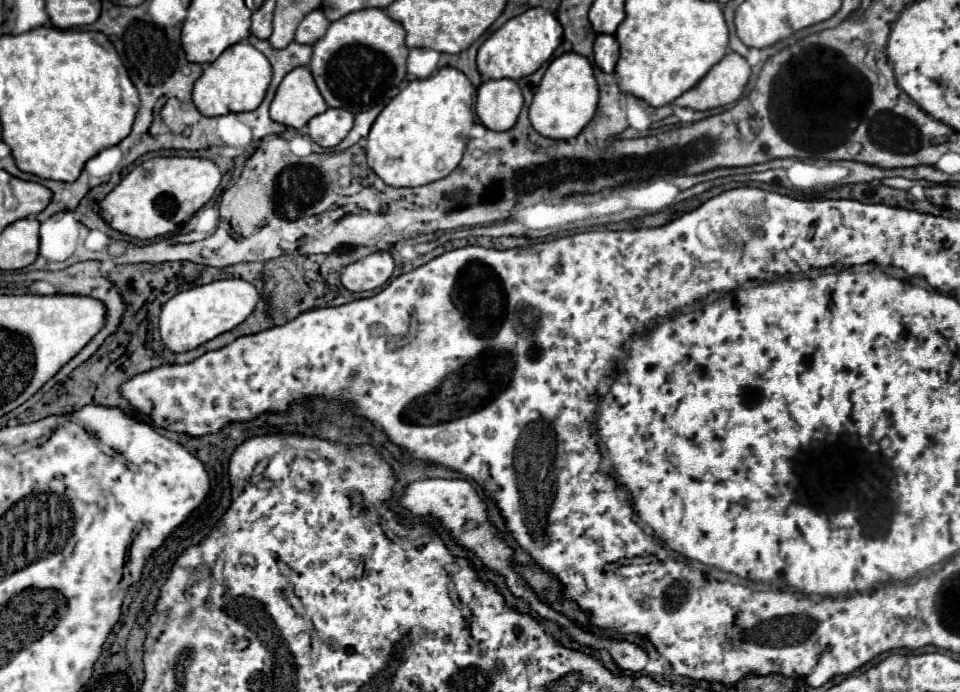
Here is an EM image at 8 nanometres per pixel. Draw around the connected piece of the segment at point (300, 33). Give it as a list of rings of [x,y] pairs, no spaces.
[[[315,9],[311,11],[297,27],[297,33],[295,33],[295,43],[305,43],[305,45],[313,45],[315,41],[319,41],[327,27],[329,27],[329,19],[323,15],[321,9]]]

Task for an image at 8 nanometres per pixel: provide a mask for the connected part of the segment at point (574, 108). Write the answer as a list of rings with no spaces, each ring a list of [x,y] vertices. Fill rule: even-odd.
[[[563,53],[551,61],[541,85],[535,91],[529,107],[529,119],[533,127],[551,139],[573,139],[593,119],[599,99],[599,87],[593,75],[593,67],[587,57],[579,53]]]

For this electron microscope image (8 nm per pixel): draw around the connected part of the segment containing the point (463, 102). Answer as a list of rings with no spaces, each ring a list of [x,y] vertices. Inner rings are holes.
[[[441,67],[427,79],[411,81],[375,119],[367,137],[367,165],[391,187],[419,187],[443,179],[461,161],[469,129],[473,127],[473,93],[475,87],[455,67]]]

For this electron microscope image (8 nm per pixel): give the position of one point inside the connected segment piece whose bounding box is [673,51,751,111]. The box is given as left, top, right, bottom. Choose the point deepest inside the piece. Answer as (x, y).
(724, 84)

